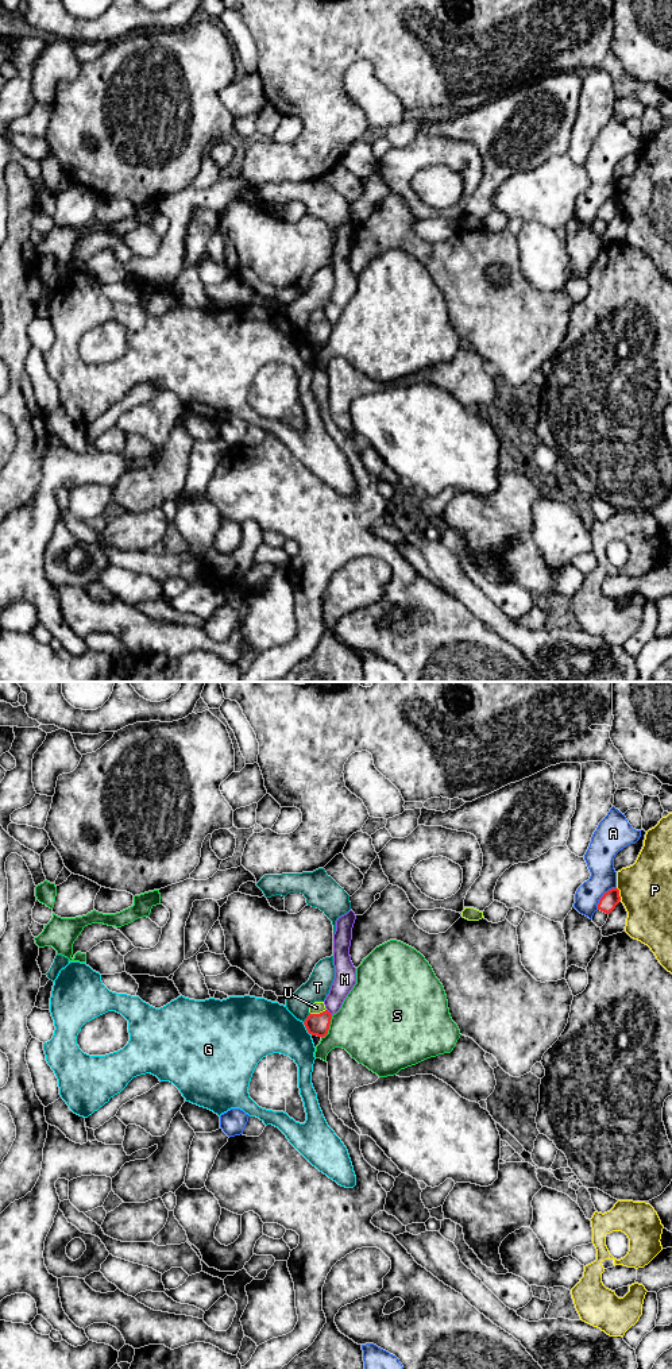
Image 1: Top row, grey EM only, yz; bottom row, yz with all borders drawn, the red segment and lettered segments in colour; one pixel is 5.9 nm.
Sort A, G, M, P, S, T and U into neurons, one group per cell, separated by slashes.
A / G / M / P / S / T / U

